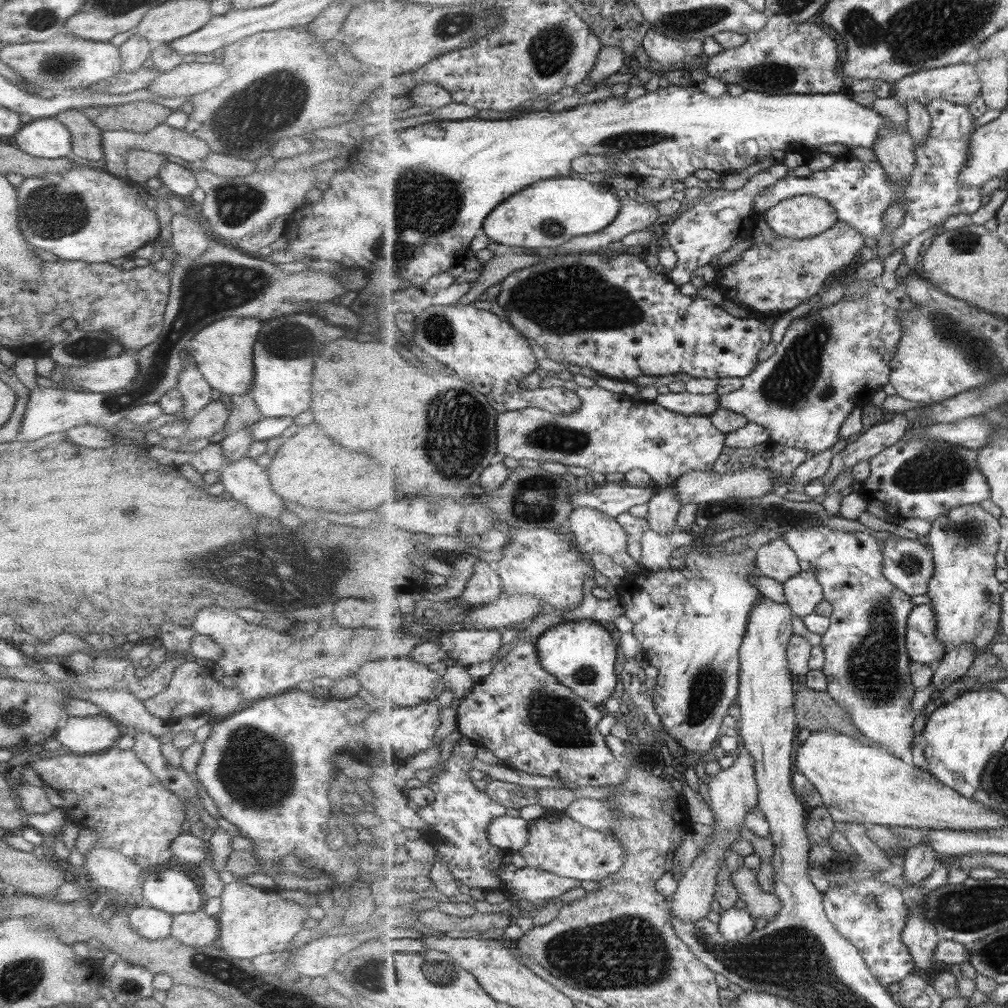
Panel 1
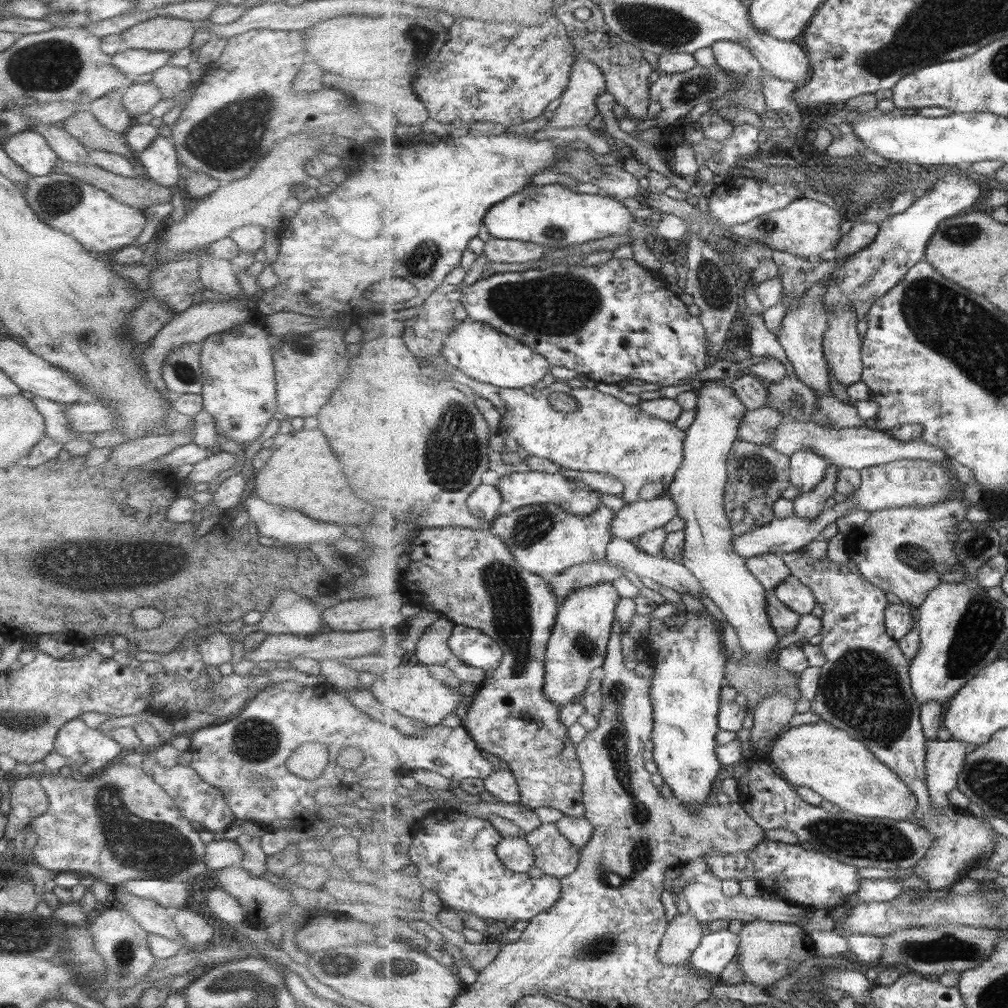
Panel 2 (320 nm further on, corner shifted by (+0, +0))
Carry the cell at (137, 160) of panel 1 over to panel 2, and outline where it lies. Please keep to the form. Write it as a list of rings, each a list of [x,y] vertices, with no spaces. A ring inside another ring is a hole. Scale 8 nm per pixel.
[[[87,110],[67,116],[59,123],[59,126],[87,150],[105,151],[132,159],[133,154],[127,148],[123,135],[103,128]]]

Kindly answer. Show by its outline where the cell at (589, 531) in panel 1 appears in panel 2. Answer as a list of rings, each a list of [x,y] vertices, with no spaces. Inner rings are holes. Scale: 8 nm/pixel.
[[[612,539],[606,559],[617,567],[627,568],[637,576],[649,577],[677,593],[700,599],[706,595],[701,581],[682,562],[675,562],[665,556],[653,556],[643,552],[636,541]]]

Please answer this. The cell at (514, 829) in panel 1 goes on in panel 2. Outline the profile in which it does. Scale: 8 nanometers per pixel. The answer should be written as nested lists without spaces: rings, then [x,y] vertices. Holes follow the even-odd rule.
[[[523,836],[504,837],[497,845],[496,853],[506,868],[519,874],[527,874],[533,868],[533,864],[536,864],[533,845]]]

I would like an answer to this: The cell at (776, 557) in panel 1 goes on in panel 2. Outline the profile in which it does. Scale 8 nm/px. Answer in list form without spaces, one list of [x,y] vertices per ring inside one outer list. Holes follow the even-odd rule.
[[[775,553],[757,555],[746,560],[751,572],[761,581],[767,591],[775,590],[792,575],[792,570],[784,561],[784,557]]]

